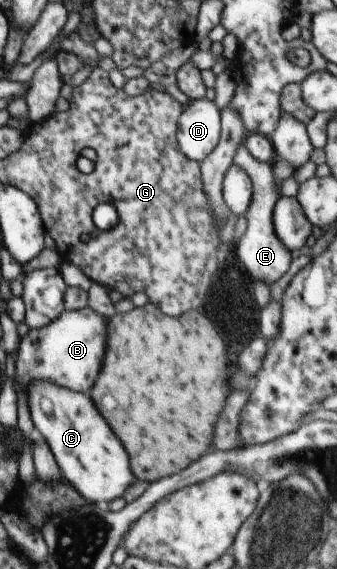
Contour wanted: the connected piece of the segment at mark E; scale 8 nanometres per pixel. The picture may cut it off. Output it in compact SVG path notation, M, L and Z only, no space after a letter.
M244 142L238 146L234 164L241 167L249 176L253 185L253 196L248 211L245 213L247 228L244 235L236 245L236 255L244 263L251 277L262 281L270 286L274 281L278 281L286 271L290 269L293 255L291 251L282 243L275 232L273 226L273 209L280 195L280 190L274 182L273 167L269 162L261 162L252 157L245 148Z

